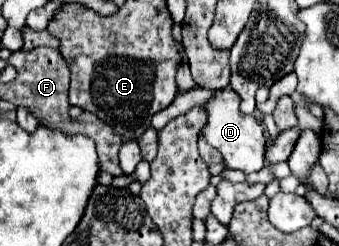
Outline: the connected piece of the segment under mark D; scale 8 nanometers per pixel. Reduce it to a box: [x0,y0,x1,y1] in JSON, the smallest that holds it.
[201,89,267,173]

